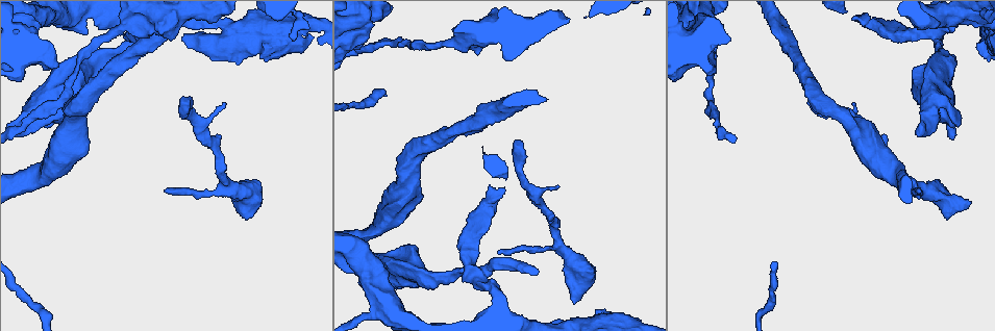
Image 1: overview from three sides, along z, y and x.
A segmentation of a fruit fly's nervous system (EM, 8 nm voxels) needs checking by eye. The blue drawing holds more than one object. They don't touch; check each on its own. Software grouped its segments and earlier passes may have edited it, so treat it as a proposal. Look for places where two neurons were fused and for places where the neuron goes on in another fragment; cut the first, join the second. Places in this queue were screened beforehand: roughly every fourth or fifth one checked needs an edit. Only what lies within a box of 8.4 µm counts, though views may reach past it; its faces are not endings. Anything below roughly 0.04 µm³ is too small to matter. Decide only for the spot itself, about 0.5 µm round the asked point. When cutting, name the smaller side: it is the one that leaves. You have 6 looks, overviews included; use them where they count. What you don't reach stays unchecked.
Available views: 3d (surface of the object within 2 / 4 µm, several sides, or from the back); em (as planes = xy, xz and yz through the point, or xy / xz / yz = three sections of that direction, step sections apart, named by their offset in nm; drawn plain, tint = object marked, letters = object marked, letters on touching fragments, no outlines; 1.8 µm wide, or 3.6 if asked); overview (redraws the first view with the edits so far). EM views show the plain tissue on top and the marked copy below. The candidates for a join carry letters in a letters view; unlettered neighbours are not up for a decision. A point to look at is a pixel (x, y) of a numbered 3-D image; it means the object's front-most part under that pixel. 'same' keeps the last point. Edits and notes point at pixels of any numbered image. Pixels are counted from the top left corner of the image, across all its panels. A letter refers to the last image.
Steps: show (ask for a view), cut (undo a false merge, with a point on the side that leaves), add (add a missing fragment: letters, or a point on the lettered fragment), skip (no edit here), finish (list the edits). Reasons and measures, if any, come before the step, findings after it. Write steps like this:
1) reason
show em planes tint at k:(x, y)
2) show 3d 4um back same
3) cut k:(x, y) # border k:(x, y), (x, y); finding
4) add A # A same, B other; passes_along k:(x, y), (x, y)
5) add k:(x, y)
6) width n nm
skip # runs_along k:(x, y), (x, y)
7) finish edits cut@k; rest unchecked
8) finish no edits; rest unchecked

thick end
show 3d 2um at 1:(966, 200)

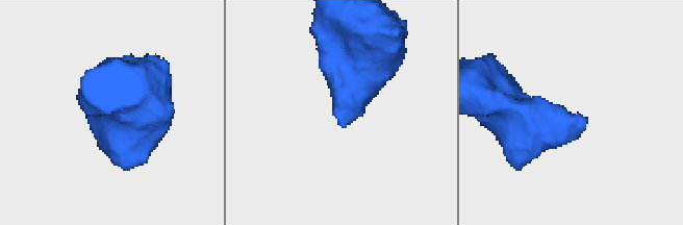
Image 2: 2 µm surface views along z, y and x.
show em xy step 8 tint at 2:(586, 117)

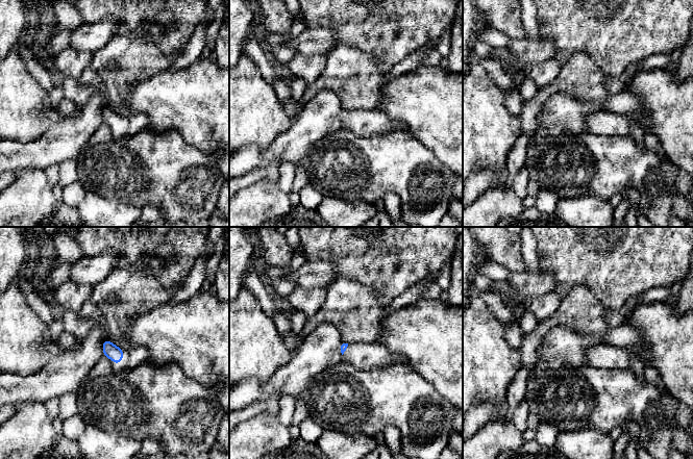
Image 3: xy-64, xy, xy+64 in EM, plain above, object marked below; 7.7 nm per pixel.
show em yz step 8 letters same

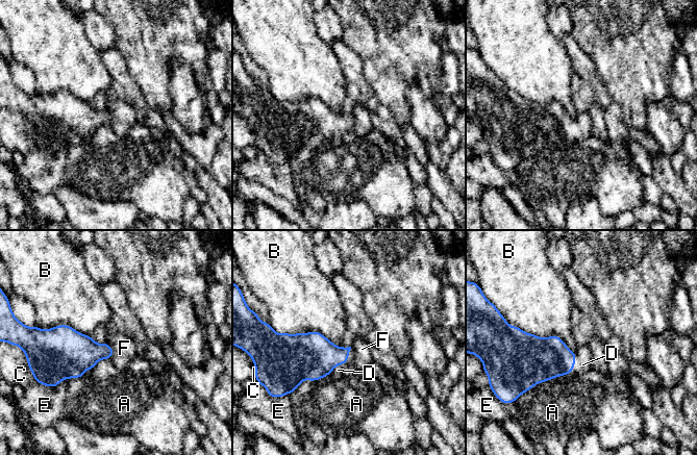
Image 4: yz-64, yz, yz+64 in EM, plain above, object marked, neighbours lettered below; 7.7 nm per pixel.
longest_contact B 500 nm
add D # A other, B other, C other, D same, E other, F other; the neuron continues

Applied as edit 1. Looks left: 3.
see it whole again
show overview

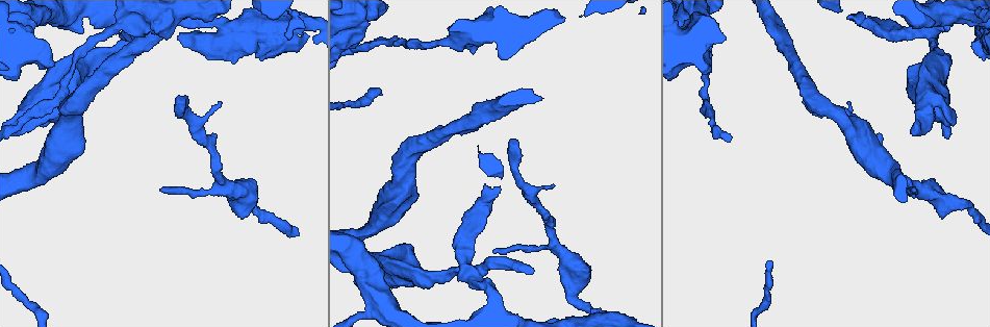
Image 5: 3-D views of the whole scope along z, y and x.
an open end
show 3d 4um back at 5:(511, 142)

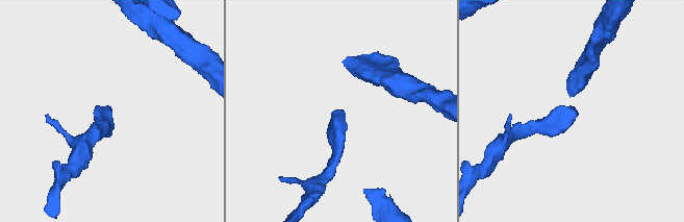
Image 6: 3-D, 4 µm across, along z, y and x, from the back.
shape alone is not enough
show em 3.6um planes letters at 6:(574, 108)

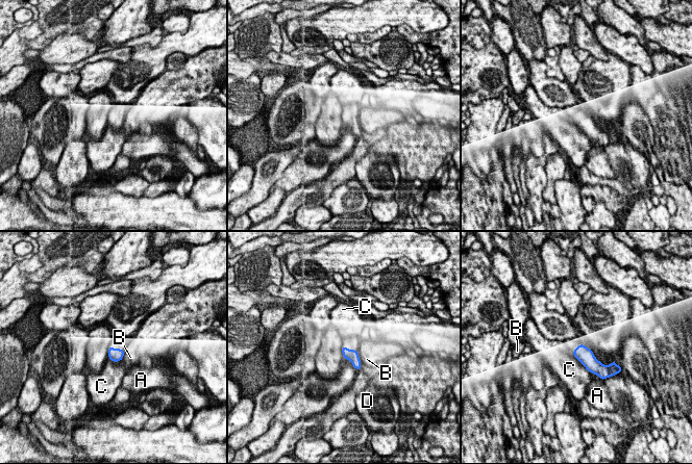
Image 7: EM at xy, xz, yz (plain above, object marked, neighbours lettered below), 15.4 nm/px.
width 190 nm
skip # A other, B other, C other, D other; border 7:(574, 356), (588, 370), (599, 377); no lettered fragment goes on from it

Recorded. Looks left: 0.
finish edits add@4; rest unchecked

